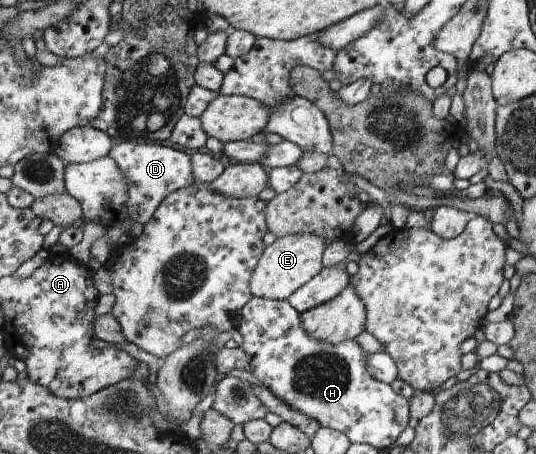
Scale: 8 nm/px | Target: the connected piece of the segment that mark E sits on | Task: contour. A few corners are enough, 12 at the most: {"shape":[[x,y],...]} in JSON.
{"shape":[[328,237],[277,238],[254,270],[253,295],[289,300],[322,273]]}

